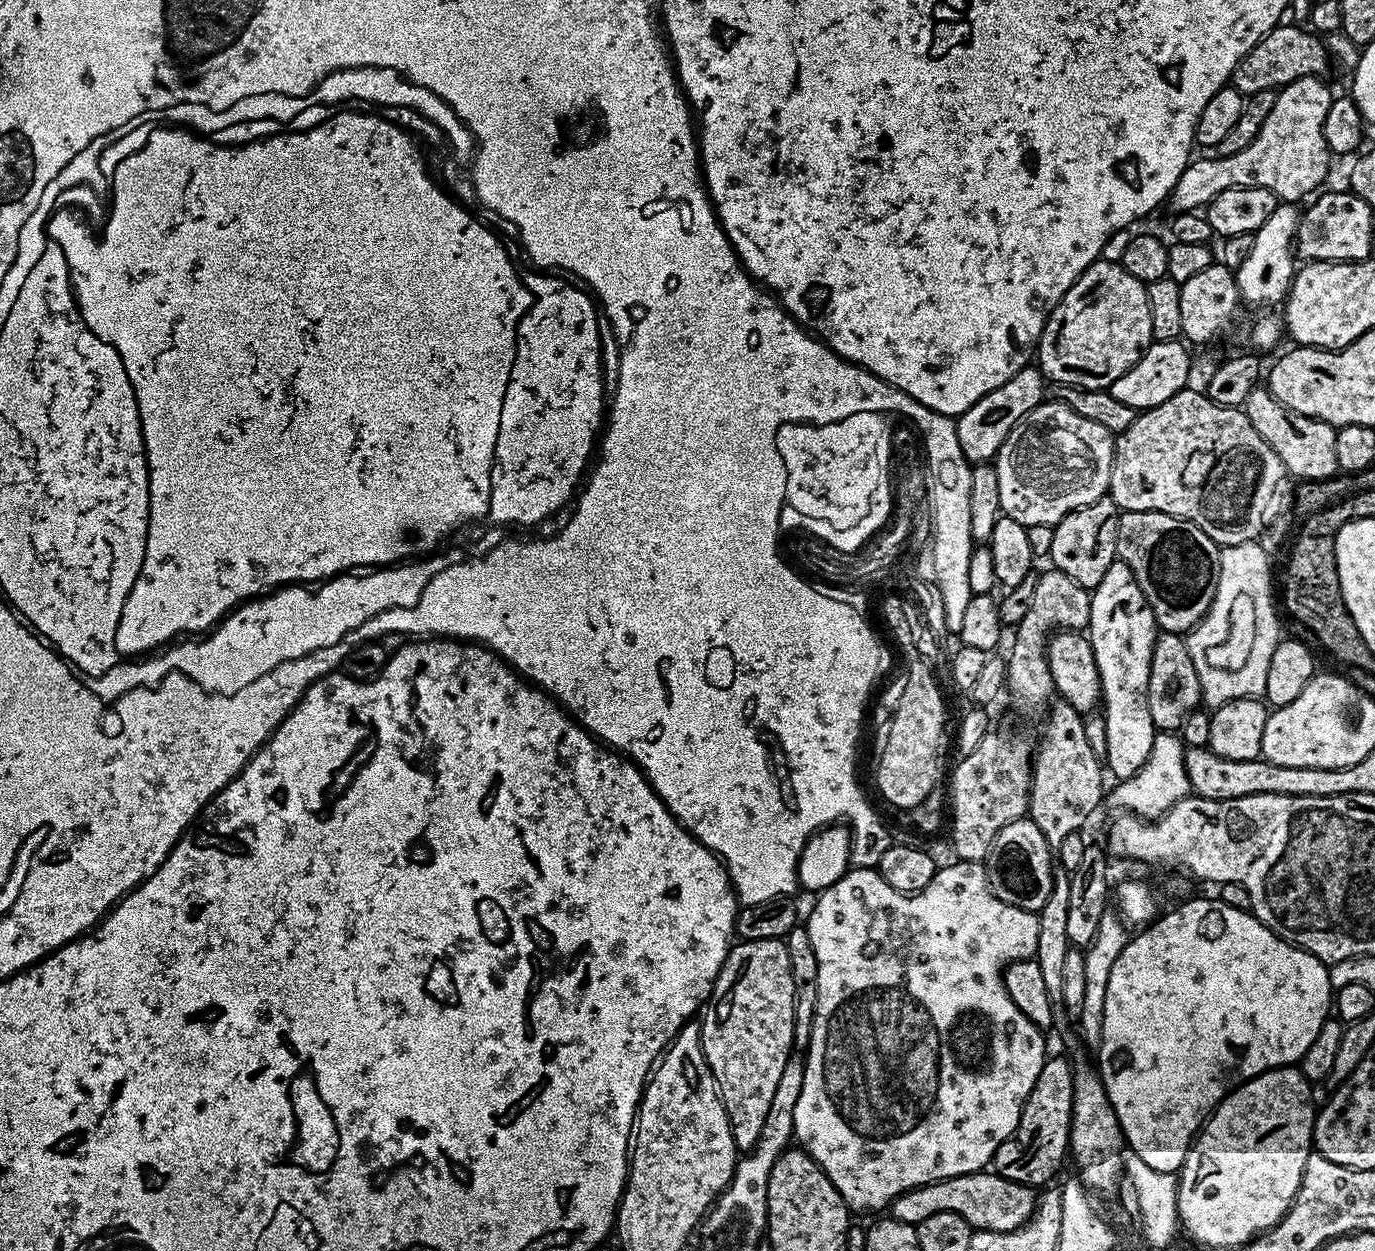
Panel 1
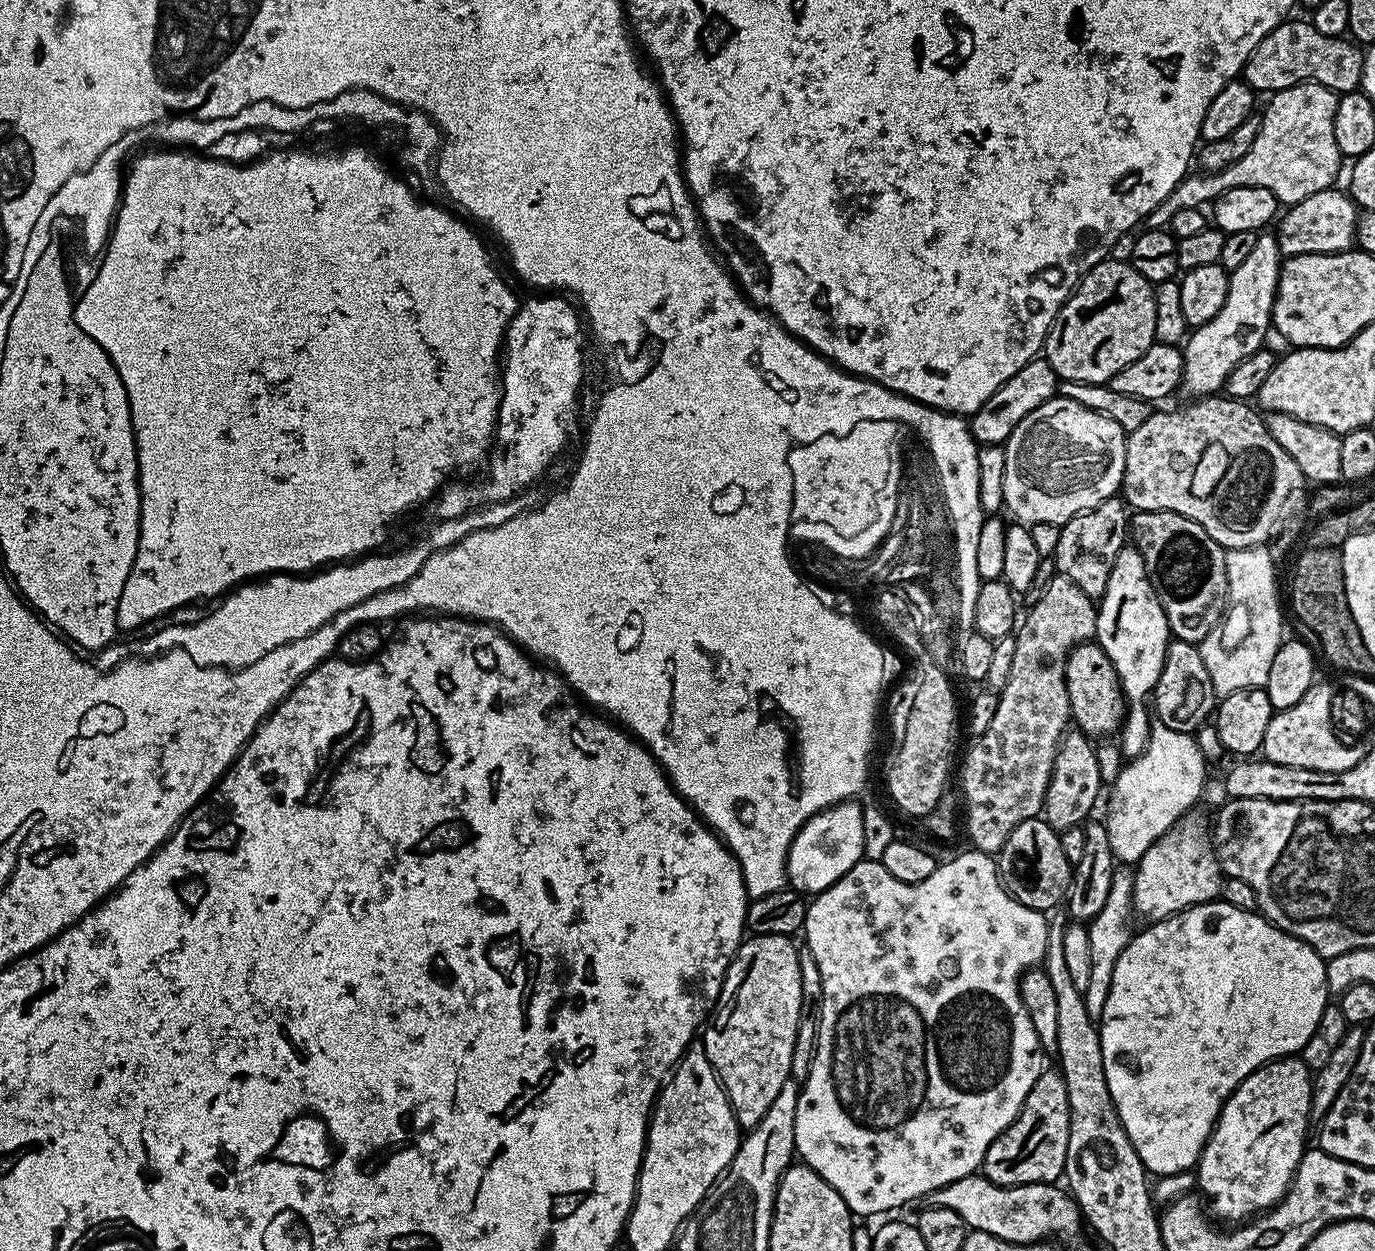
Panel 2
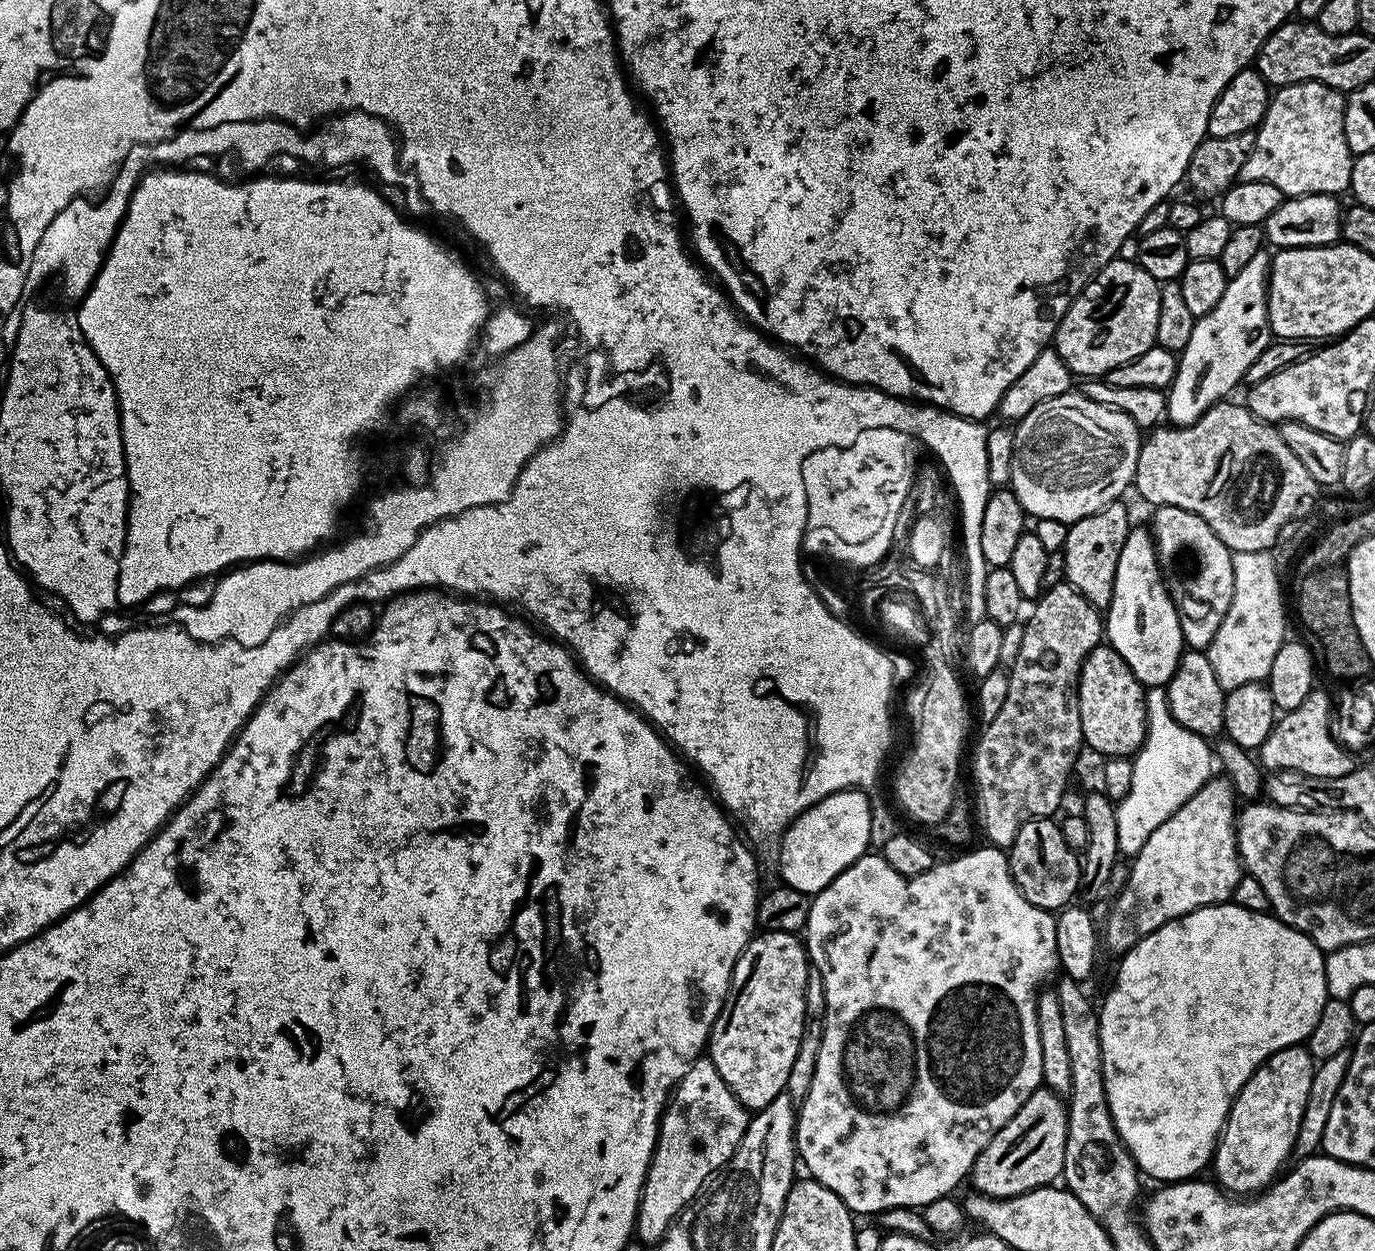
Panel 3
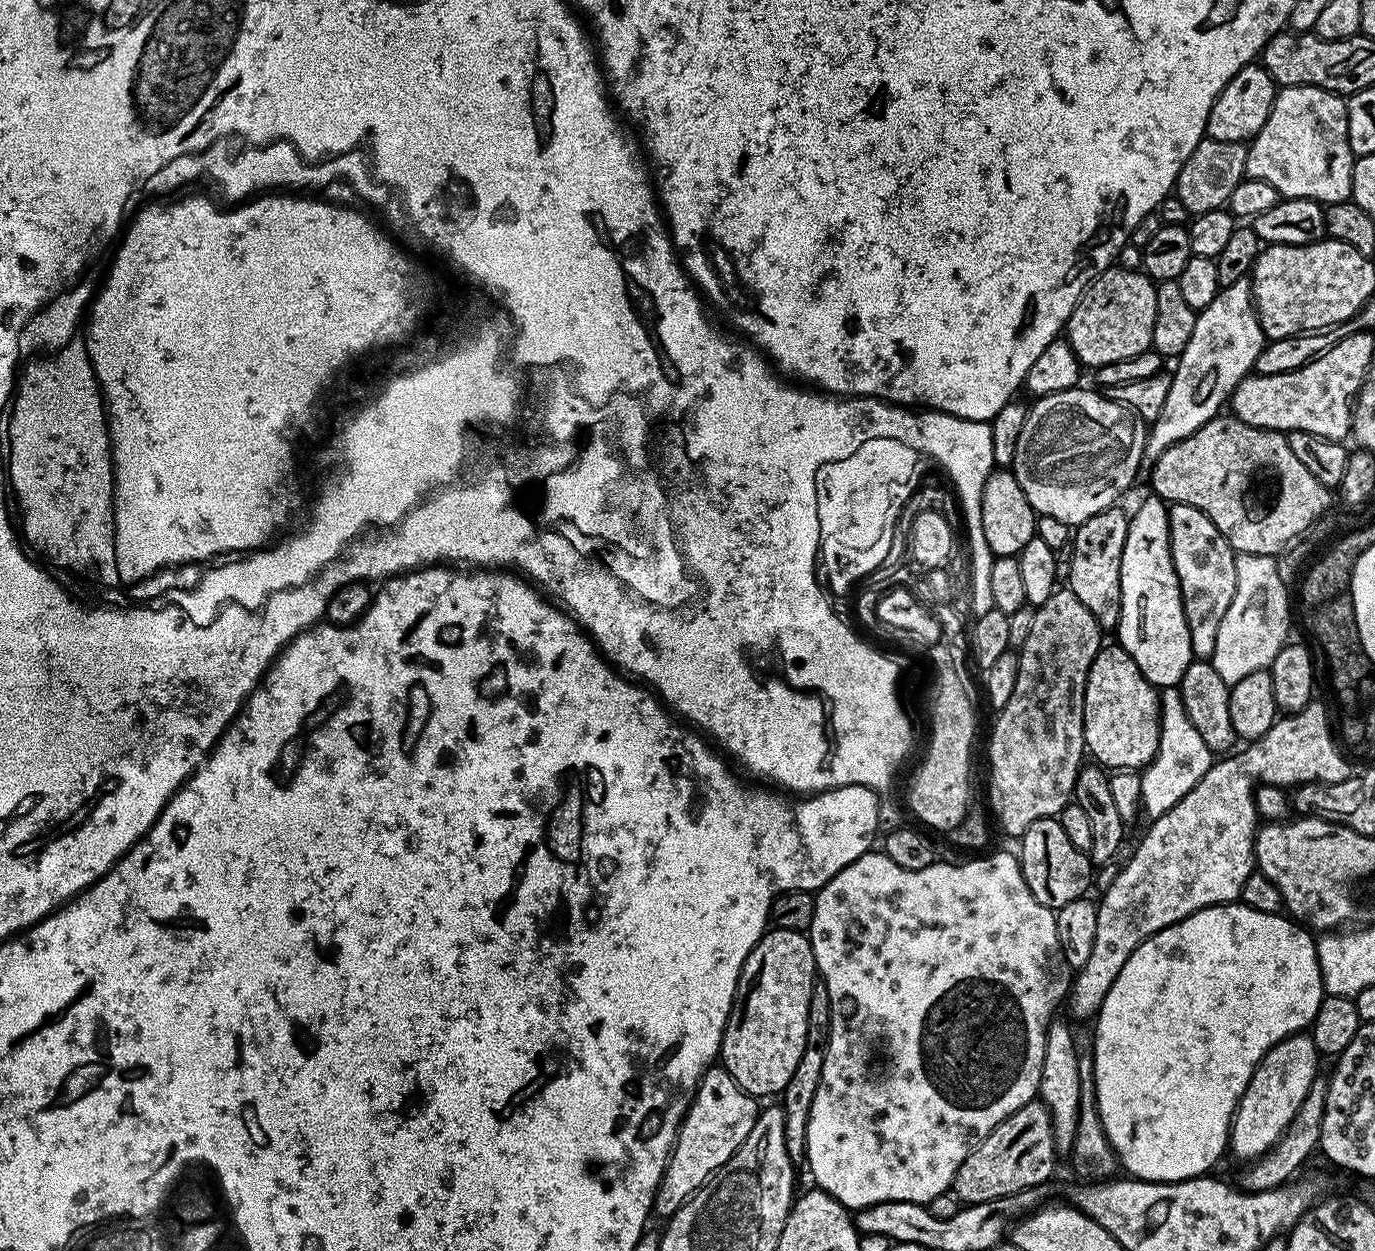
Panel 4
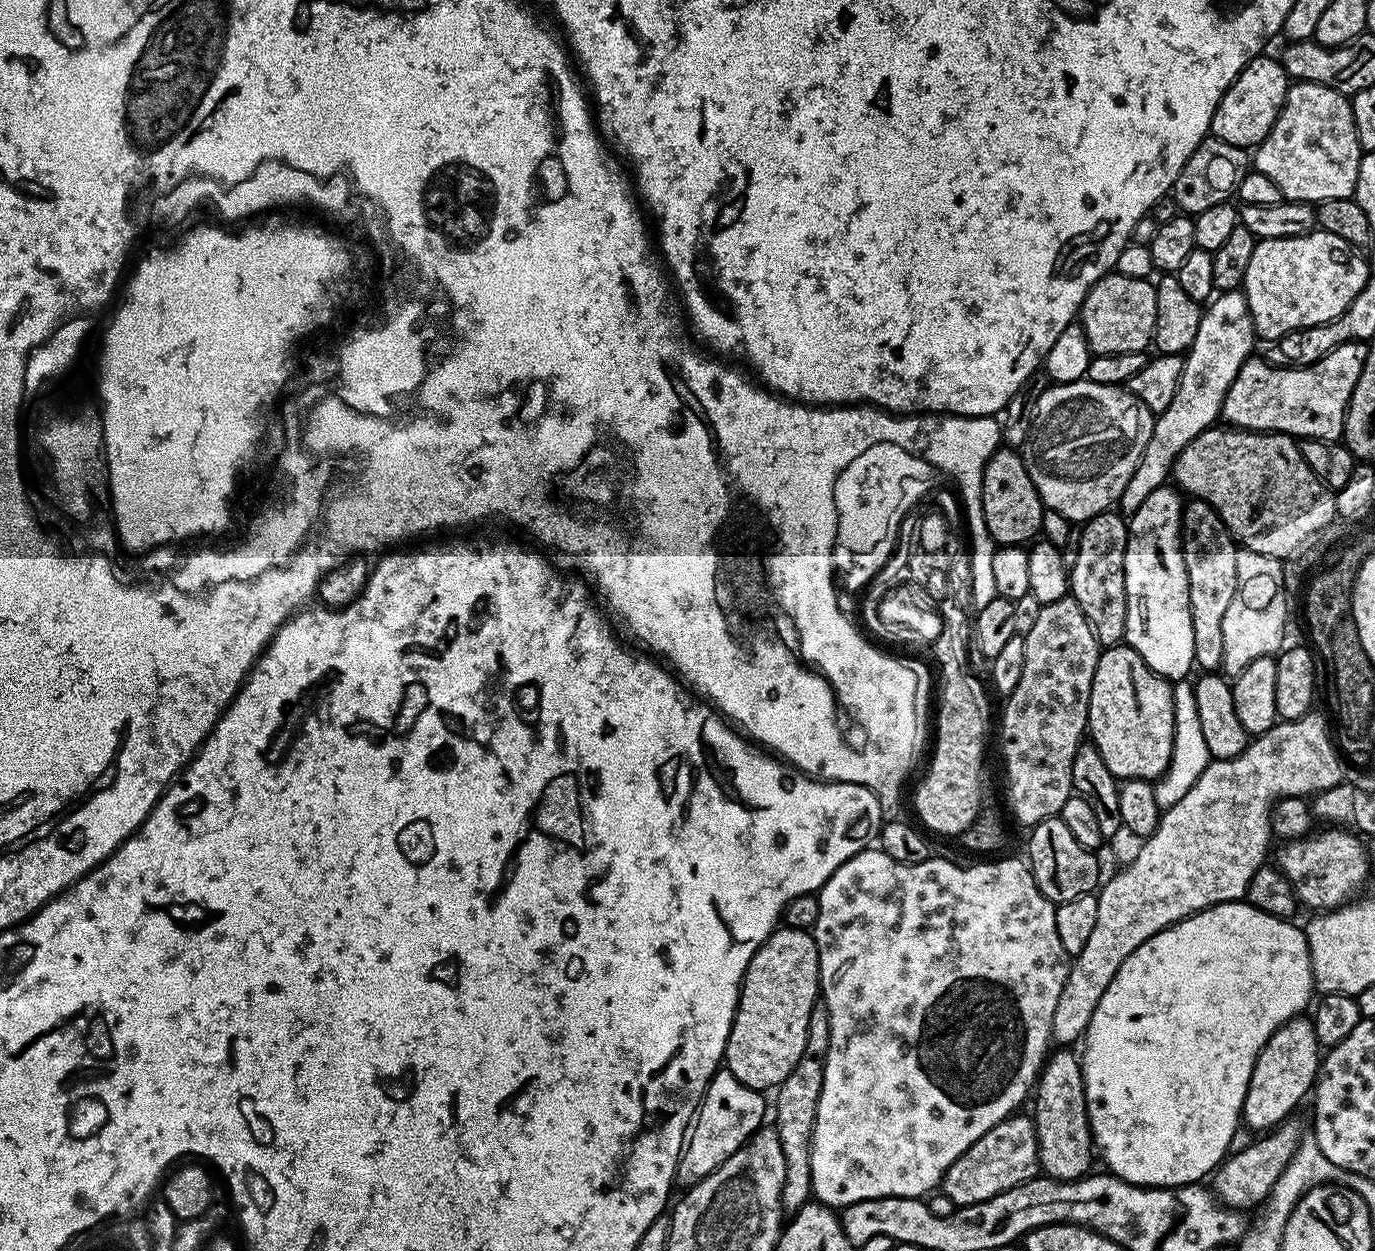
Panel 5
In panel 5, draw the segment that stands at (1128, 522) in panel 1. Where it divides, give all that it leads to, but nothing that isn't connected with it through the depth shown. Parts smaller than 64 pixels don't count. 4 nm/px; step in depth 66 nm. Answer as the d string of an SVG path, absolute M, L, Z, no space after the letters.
M1192 498L1184 506L1182 547L1190 586L1190 618L1194 626L1194 664L1212 674L1222 665L1222 618L1236 593L1238 582L1238 545L1222 518L1207 500Z

